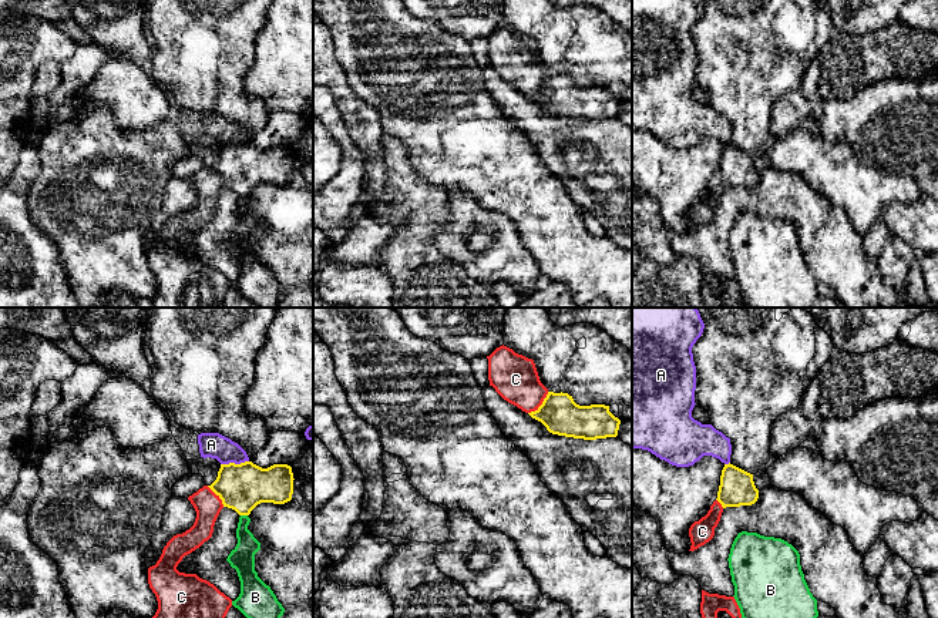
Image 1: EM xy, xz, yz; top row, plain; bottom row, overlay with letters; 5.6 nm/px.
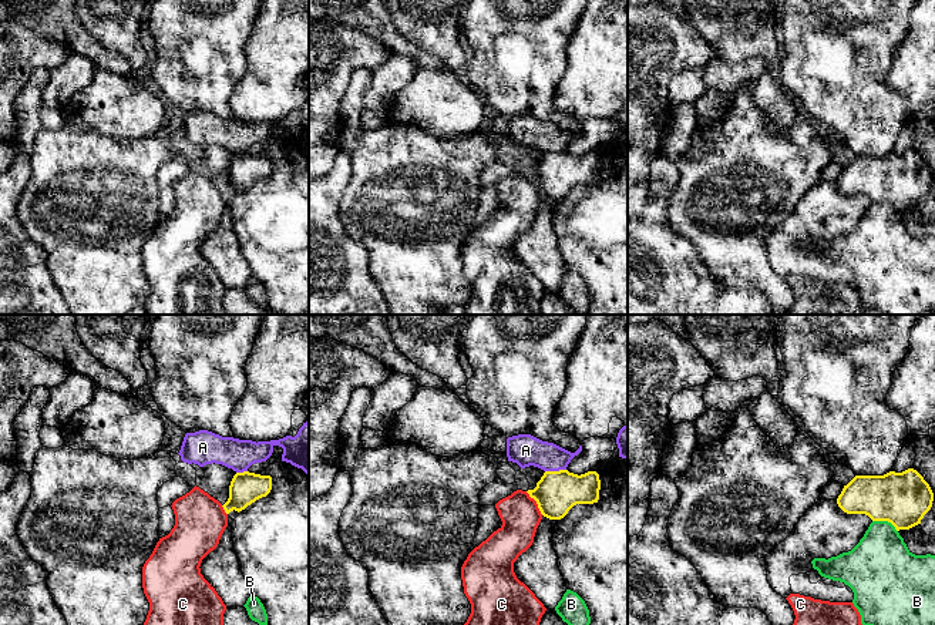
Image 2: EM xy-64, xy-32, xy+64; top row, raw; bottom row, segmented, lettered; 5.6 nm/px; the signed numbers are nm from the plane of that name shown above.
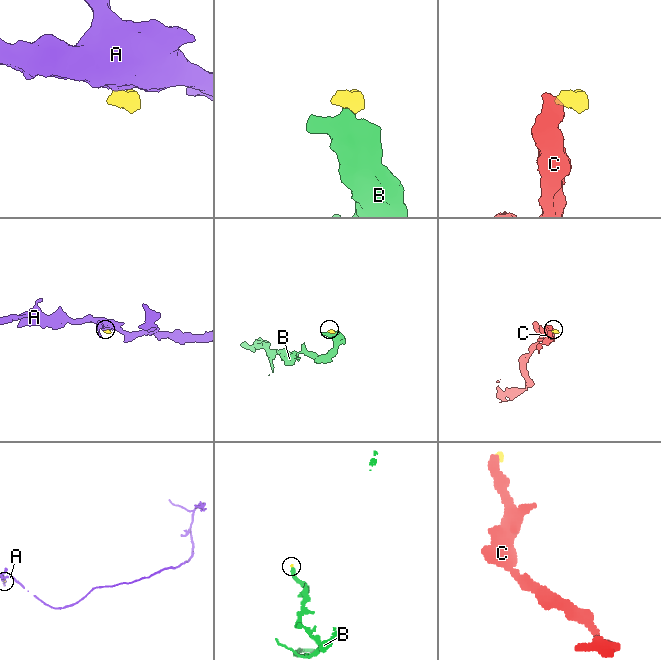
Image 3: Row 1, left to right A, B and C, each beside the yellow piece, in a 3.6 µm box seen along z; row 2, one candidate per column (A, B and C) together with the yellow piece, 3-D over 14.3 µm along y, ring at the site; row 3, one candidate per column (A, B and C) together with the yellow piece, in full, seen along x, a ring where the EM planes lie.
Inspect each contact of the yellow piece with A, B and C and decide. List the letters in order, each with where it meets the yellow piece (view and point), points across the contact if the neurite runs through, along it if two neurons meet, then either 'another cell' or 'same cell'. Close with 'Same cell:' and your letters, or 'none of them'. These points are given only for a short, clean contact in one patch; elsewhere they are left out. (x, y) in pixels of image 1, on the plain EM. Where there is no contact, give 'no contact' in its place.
A: xy (234, 144) | along xy (248, 141), (221, 145) | another cell
B: xy (244, 195) | along xy (241, 195), (246, 197) | another cell
C: xz (541, 86) | across xz (558, 94), (541, 86), (515, 60) | same cell
Same cell: C

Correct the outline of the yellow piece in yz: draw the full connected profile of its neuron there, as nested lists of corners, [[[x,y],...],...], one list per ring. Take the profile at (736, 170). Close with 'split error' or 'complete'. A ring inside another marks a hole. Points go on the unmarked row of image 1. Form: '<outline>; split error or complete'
[[[724,145],[720,157],[717,179],[710,187],[710,191],[699,202],[695,202],[689,209],[690,231],[709,224],[715,216],[722,194],[726,188],[752,187],[759,179],[759,171],[754,167],[753,155],[733,147]]]; split error

